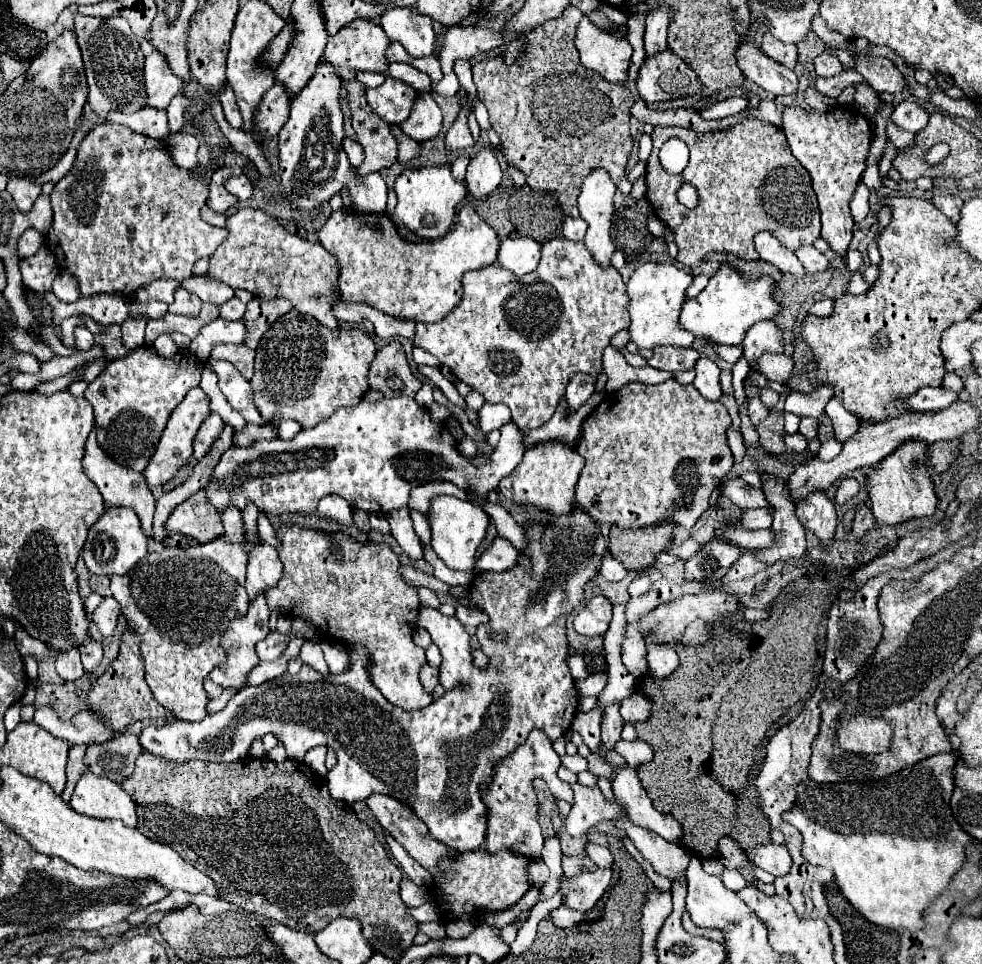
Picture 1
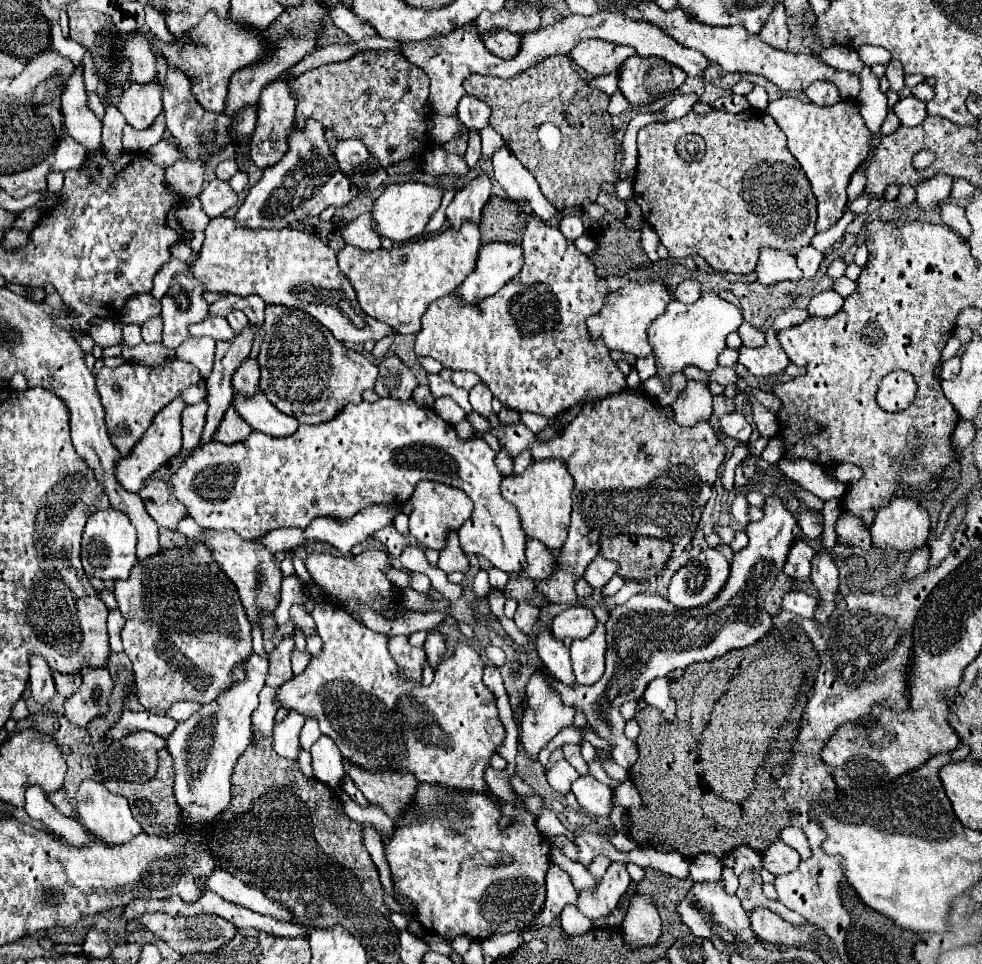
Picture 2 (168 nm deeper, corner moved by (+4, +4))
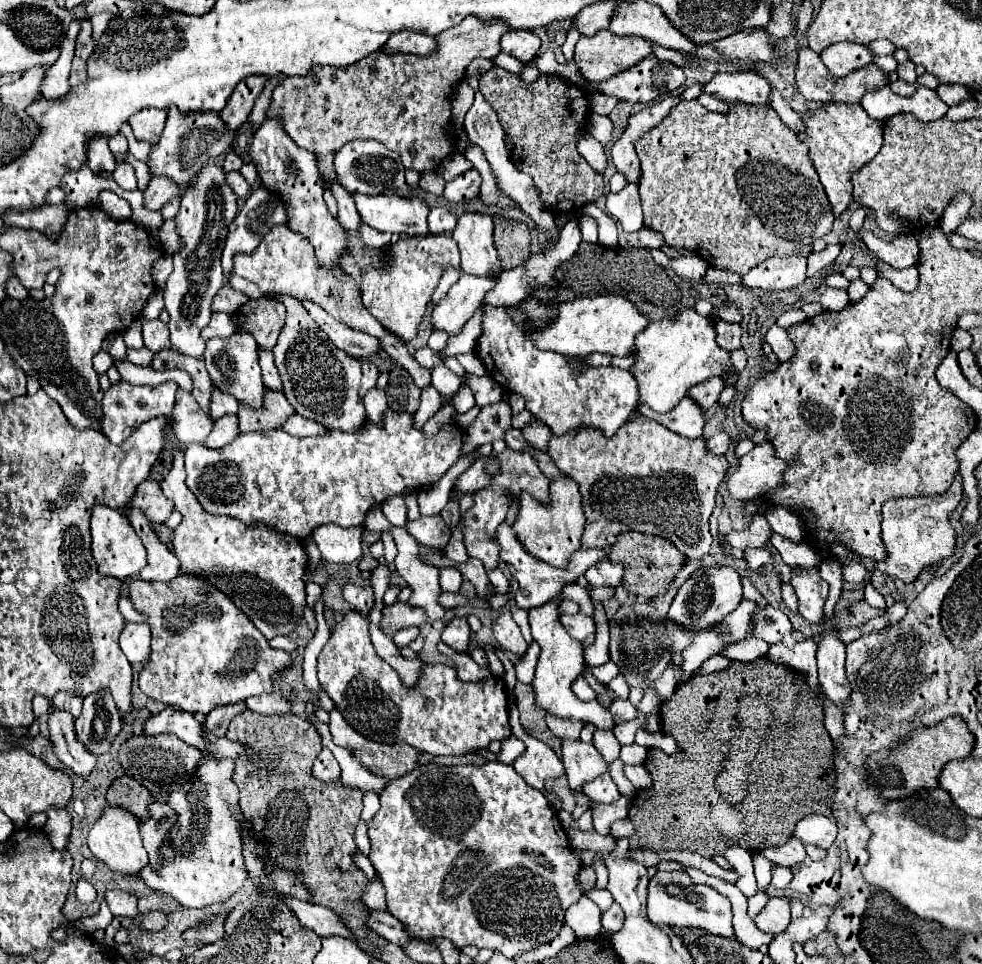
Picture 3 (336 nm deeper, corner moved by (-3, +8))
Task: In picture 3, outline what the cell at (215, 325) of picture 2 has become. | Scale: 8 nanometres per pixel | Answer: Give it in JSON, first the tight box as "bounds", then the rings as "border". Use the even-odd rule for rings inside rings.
{"bounds":[202,314,238,340],"border":[[[212,314],[212,320],[210,324],[202,330],[202,338],[208,340],[208,338],[214,338],[214,336],[220,336],[220,338],[226,338],[230,334],[234,334],[238,330],[238,324],[234,320],[234,314]]]}

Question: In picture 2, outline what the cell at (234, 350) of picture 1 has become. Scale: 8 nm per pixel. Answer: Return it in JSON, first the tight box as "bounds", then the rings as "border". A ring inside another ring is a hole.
{"bounds":[233,360,261,398],"border":[[[245,360],[243,362],[243,368],[239,368],[239,372],[235,372],[233,376],[233,390],[237,396],[241,398],[247,398],[247,396],[253,396],[257,392],[261,392],[259,388],[259,366],[257,362],[253,360]]]}

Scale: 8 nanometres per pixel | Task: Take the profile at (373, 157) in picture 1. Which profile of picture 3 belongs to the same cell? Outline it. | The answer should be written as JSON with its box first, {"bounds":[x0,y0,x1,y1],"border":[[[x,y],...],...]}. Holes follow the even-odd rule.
{"bounds":[268,16,510,172],"border":[[[468,16],[462,20],[462,24],[438,34],[438,50],[430,56],[404,52],[386,56],[384,48],[380,48],[374,56],[366,56],[358,60],[358,64],[350,64],[346,68],[326,66],[314,68],[314,72],[308,72],[306,76],[290,76],[274,90],[268,116],[280,116],[290,138],[300,148],[314,154],[338,152],[350,140],[372,138],[382,142],[388,150],[398,152],[404,168],[412,168],[416,172],[438,170],[442,160],[454,150],[454,128],[450,126],[454,86],[474,58],[494,58],[500,54],[500,38],[508,30],[510,28],[506,28],[504,20],[482,20],[478,16]]]}

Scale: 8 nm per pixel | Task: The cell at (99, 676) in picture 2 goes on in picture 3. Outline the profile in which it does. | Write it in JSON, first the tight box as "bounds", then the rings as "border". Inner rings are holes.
{"bounds":[76,692,122,754],"border":[[[98,692],[84,698],[82,714],[76,718],[76,734],[88,752],[104,754],[122,724],[122,714],[118,712],[114,698],[108,692]]]}

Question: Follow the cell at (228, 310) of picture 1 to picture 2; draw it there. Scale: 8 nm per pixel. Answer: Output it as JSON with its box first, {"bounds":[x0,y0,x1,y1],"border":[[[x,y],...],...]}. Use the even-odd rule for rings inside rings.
{"bounds":[227,310,249,334],"border":[[[233,310],[229,316],[227,316],[227,322],[231,324],[231,328],[235,330],[235,334],[241,334],[243,328],[249,324],[247,316],[241,312],[241,310]]]}

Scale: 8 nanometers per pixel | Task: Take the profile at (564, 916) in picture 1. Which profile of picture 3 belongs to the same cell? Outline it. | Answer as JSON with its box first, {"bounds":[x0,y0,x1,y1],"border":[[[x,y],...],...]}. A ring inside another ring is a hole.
{"bounds":[566,896,600,938],"border":[[[582,896],[576,904],[566,910],[566,924],[574,930],[578,938],[594,938],[600,934],[600,908],[586,896]]]}

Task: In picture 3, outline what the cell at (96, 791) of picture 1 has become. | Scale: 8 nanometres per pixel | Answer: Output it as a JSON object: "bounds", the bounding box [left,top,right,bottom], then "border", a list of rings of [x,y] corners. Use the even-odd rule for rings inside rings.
{"bounds":[88,806,148,876],"border":[[[104,806],[102,816],[92,826],[92,830],[88,834],[88,846],[90,846],[92,854],[96,858],[100,858],[102,862],[106,862],[106,866],[112,872],[134,876],[146,866],[148,854],[146,854],[144,844],[142,844],[142,834],[140,834],[140,828],[138,828],[138,820],[140,818],[134,816],[128,808]]]}

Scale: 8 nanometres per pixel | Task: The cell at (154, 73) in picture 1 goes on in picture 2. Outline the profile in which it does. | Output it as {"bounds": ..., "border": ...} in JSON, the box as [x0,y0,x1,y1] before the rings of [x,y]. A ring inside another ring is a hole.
{"bounds":[117,82,163,130],"border":[[[157,82],[147,84],[147,88],[135,88],[135,84],[131,84],[117,108],[131,128],[145,130],[163,112],[161,86]]]}

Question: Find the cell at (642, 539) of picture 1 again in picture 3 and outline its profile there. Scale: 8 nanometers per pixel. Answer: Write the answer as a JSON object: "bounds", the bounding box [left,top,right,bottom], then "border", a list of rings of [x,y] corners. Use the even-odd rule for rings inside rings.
{"bounds":[608,532,686,598],"border":[[[640,532],[618,534],[616,542],[610,546],[608,558],[610,562],[620,562],[624,566],[622,586],[630,590],[632,594],[644,596],[644,598],[654,598],[658,594],[664,594],[670,582],[674,580],[676,572],[686,562],[686,556],[682,556],[682,552],[678,552],[678,548],[670,544],[670,540],[660,538],[660,536],[646,536]]]}

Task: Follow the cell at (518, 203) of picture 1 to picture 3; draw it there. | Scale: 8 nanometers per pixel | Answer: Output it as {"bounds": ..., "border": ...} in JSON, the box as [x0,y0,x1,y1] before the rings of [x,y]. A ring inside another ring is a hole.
{"bounds":[494,216,530,268],"border":[[[494,216],[494,246],[502,268],[516,268],[528,260],[530,230],[520,220]]]}

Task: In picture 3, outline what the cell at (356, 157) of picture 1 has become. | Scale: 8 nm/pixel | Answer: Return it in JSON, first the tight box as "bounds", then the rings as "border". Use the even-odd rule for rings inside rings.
{"bounds":[334,140,406,194],"border":[[[354,140],[346,144],[342,150],[336,152],[334,168],[338,182],[350,192],[350,194],[396,194],[406,182],[404,182],[404,166],[400,162],[400,156],[392,150],[388,150],[384,144],[374,140]]]}

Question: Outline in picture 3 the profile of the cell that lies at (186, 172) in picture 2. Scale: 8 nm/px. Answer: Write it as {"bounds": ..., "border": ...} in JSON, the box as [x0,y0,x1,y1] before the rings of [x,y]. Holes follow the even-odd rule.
{"bounds":[144,176,182,210],"border":[[[154,176],[148,184],[148,192],[144,194],[144,204],[150,210],[160,210],[164,202],[178,196],[182,192],[182,186],[174,184],[168,176]]]}

